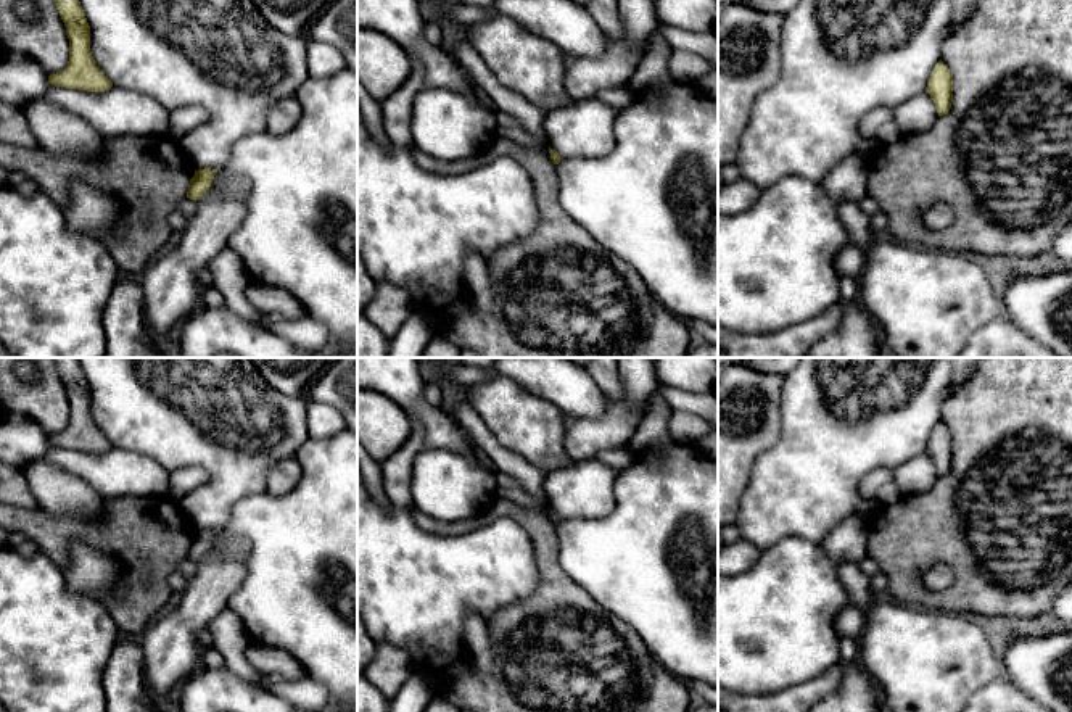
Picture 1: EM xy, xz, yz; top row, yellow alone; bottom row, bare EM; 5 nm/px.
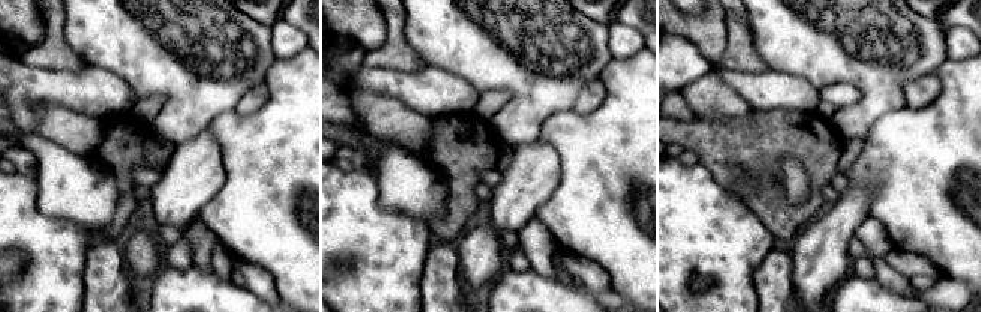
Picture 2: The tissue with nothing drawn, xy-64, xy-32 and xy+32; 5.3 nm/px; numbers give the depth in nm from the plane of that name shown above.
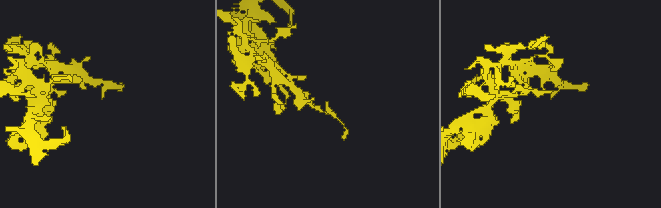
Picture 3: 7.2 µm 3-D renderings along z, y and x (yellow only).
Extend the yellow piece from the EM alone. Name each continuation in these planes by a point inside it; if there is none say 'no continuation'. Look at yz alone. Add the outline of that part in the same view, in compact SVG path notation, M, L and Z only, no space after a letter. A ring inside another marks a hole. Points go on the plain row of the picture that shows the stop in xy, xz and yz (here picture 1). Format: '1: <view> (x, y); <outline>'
no continuation

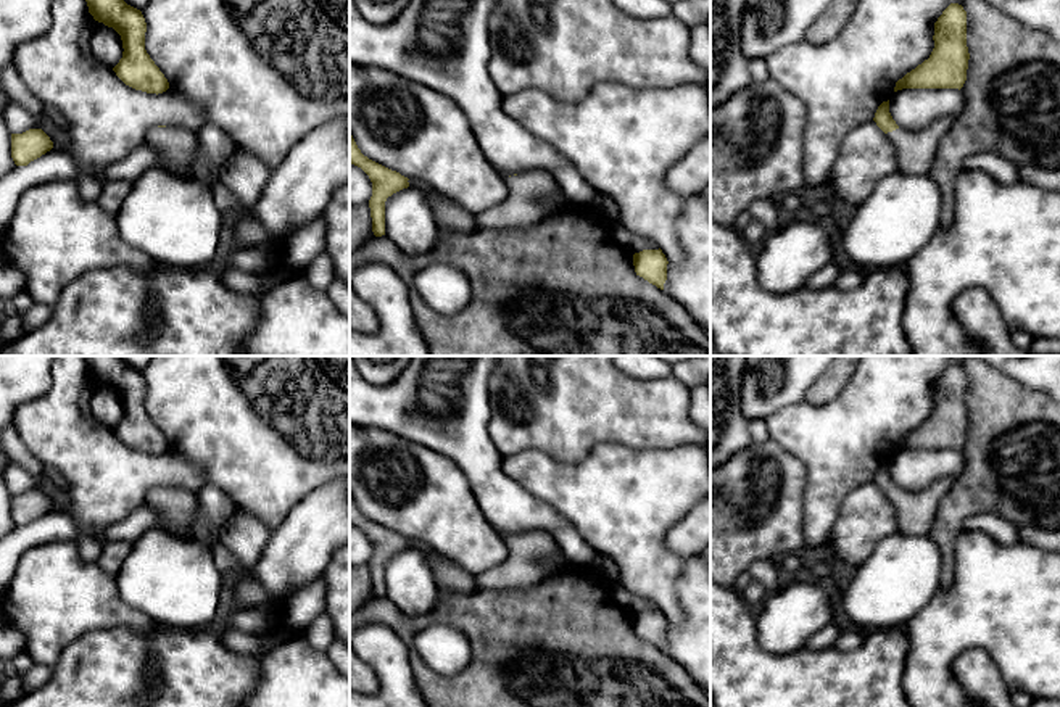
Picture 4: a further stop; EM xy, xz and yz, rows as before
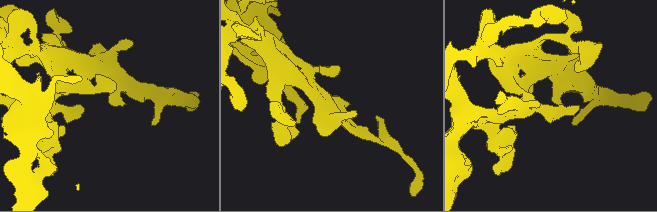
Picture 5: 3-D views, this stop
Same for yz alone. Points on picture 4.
1: yz (915, 511); M944 477L917 493L910 493L904 488L888 493L886 498L897 512L899 531L915 536L930 535L939 499L954 483L955 478Z

